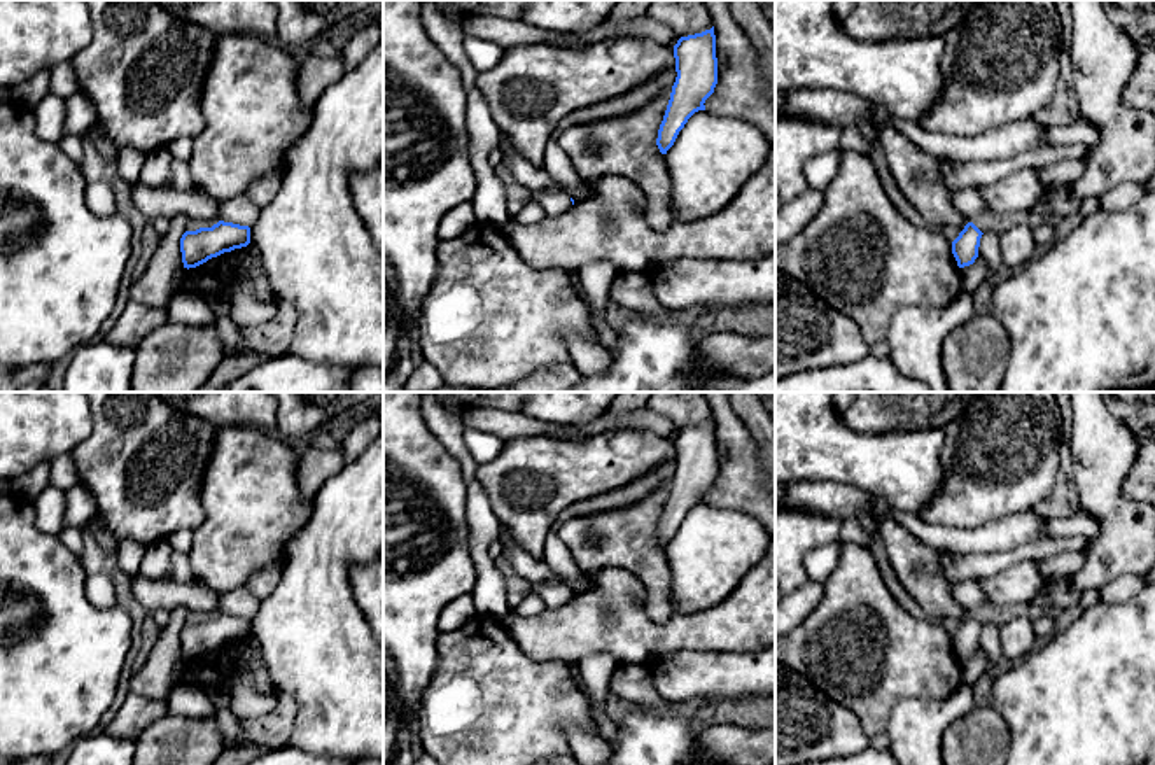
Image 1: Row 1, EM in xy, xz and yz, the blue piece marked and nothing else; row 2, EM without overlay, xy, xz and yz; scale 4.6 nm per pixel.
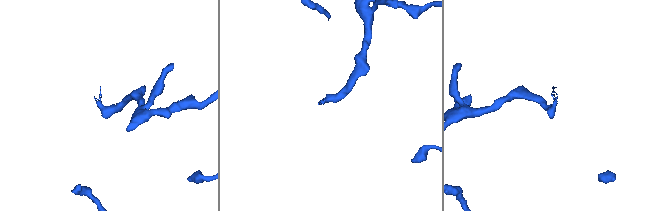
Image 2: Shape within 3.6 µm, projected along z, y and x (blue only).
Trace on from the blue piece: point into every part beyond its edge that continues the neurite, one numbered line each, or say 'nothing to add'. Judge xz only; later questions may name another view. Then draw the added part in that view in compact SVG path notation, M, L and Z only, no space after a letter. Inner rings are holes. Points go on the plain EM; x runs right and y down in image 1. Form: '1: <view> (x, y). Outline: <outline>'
1: xz (553, 596). Outline: M539 583L532 586L532 592L536 592L542 599L546 609L551 611L565 606L572 599L570 588L562 583Z

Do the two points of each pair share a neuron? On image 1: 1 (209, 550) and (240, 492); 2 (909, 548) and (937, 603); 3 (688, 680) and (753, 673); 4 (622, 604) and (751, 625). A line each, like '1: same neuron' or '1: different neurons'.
1: same neuron
2: same neuron
3: same neuron
4: same neuron

